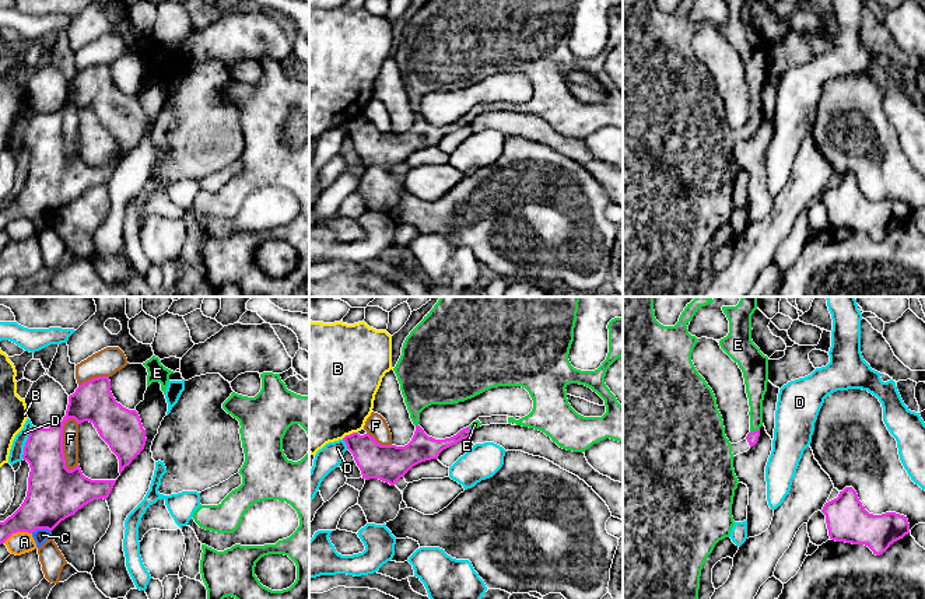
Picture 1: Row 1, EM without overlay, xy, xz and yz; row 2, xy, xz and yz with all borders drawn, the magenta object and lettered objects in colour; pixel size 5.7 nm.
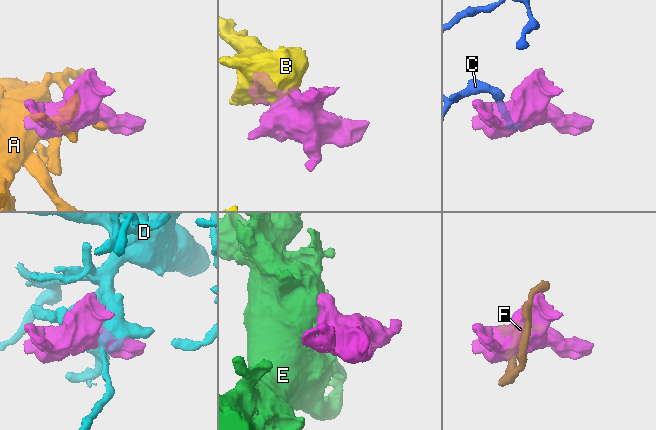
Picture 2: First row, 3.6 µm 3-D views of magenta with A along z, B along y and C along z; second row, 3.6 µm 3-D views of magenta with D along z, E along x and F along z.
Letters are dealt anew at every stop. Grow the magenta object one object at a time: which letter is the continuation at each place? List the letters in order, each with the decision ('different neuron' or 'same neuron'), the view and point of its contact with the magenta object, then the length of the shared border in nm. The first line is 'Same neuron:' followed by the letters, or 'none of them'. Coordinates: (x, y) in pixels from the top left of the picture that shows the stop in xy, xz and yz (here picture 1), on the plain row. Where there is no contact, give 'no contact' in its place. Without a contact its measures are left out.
Same neuron: E
A: different neuron; contact xy (17, 217); length 180 nm
B: different neuron; contact xz (349, 122); length 100 nm
C: different neuron; contact xy (41, 214); length 120 nm
D: different neuron; contact xy (25, 129); length 200 nm
E: same neuron; contact yz (754, 118); length 60 nm
F: different neuron; contact xy (62, 129); length 320 nm

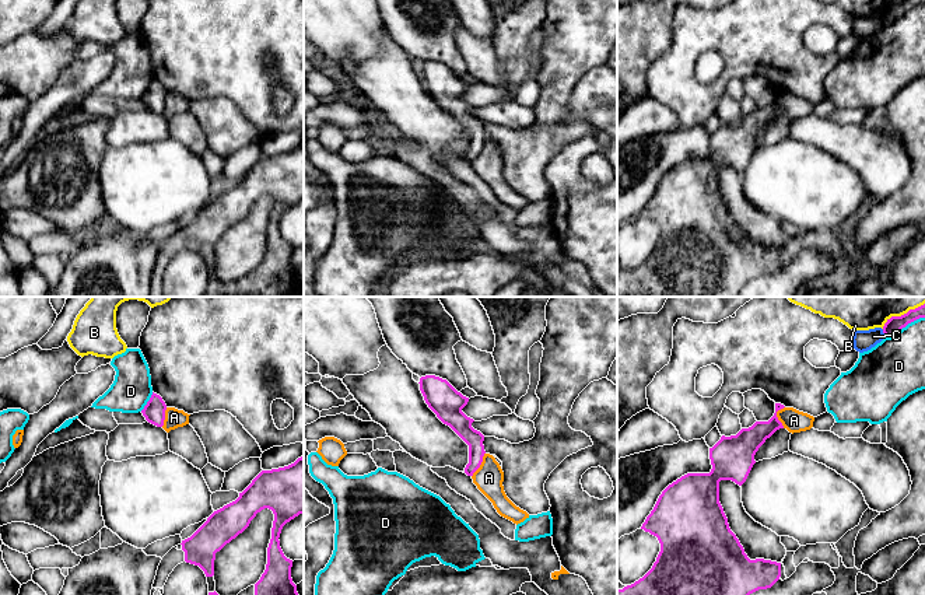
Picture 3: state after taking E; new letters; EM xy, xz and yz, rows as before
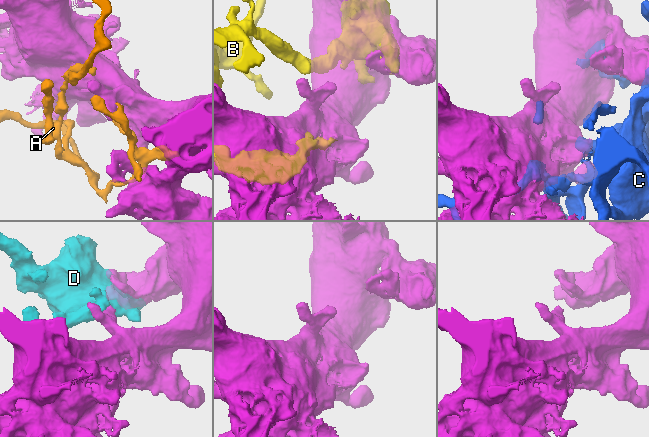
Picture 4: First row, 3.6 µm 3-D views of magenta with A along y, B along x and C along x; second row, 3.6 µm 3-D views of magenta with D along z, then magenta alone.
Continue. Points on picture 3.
Same neuron: none of them
A: different neuron; contact yz (775, 102); length 130 nm
B: different neuron; contact yz (892, 3); length 160 nm
C: different neuron; contact yz (883, 18); length 50 nm
D: different neuron; contact yz (904, 13); length 260 nm

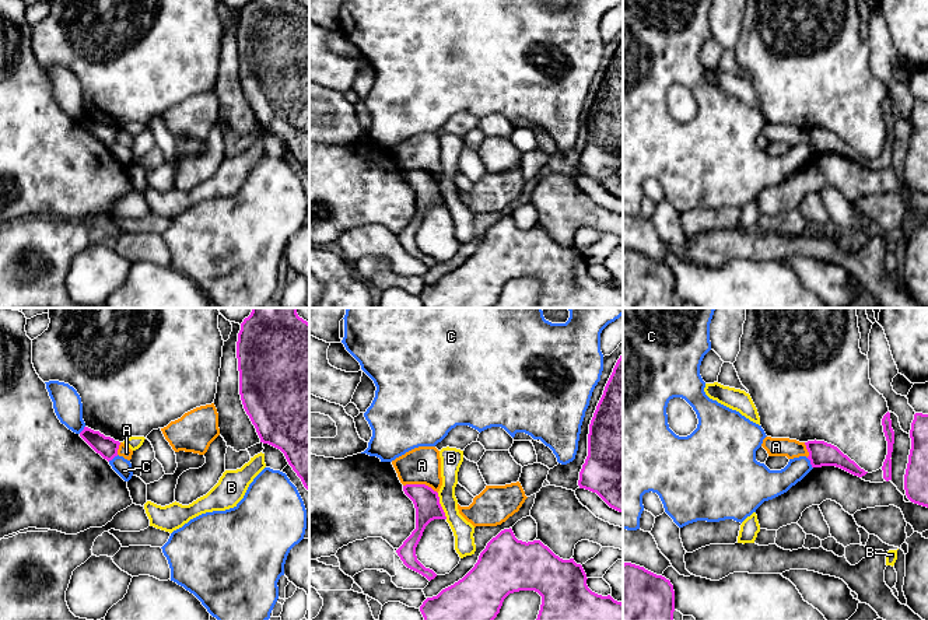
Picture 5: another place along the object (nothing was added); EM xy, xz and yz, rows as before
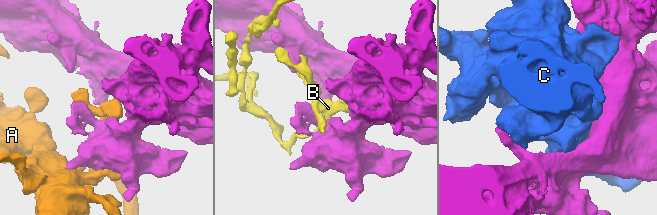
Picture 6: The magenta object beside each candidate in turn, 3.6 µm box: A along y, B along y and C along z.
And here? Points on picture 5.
Same neuron: none of them
A: different neuron; contact xz (420, 171); length 200 nm
B: different neuron; contact xz (440, 192); length 160 nm
C: different neuron; contact yz (811, 150); length 70 nm

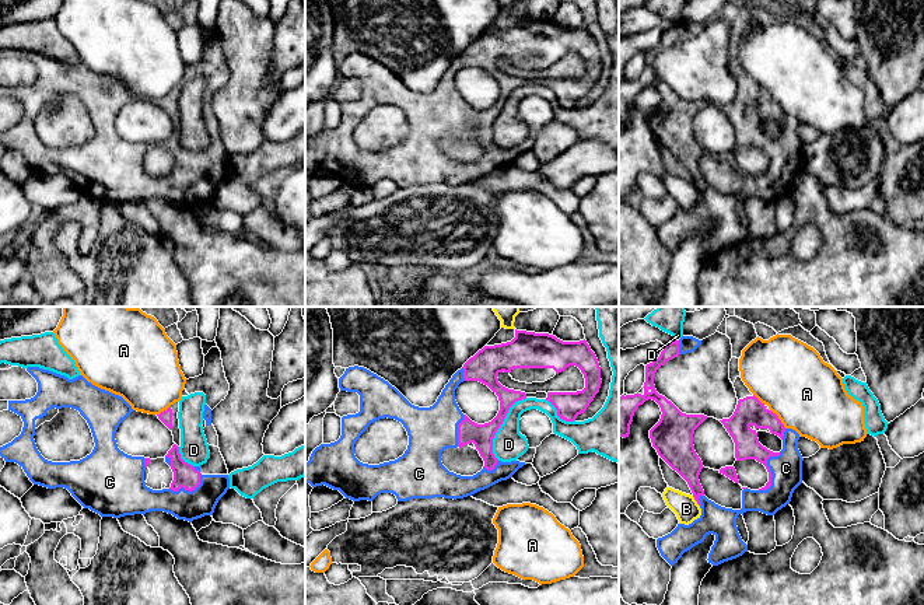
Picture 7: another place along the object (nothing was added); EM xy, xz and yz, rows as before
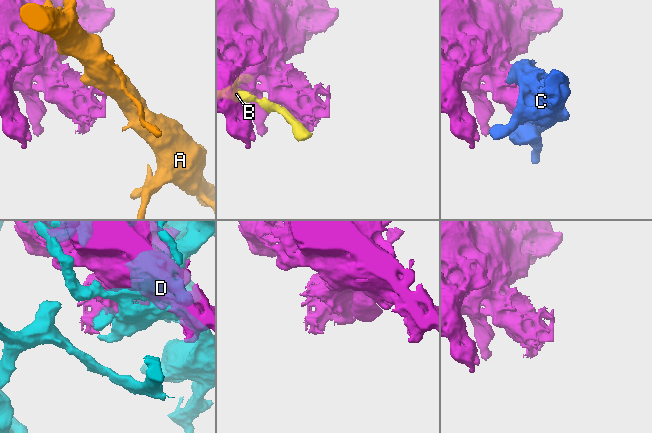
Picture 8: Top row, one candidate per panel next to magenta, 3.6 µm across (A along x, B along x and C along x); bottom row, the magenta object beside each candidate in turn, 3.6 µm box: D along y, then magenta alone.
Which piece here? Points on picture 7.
Same neuron: C
A: different neuron; contact yz (779, 105); length 140 nm
B: different neuron; contact yz (696, 186); length 80 nm
C: same neuron; contact yz (769, 157); length 260 nm
D: different neuron; contact xz (500, 111); length 400 nm

